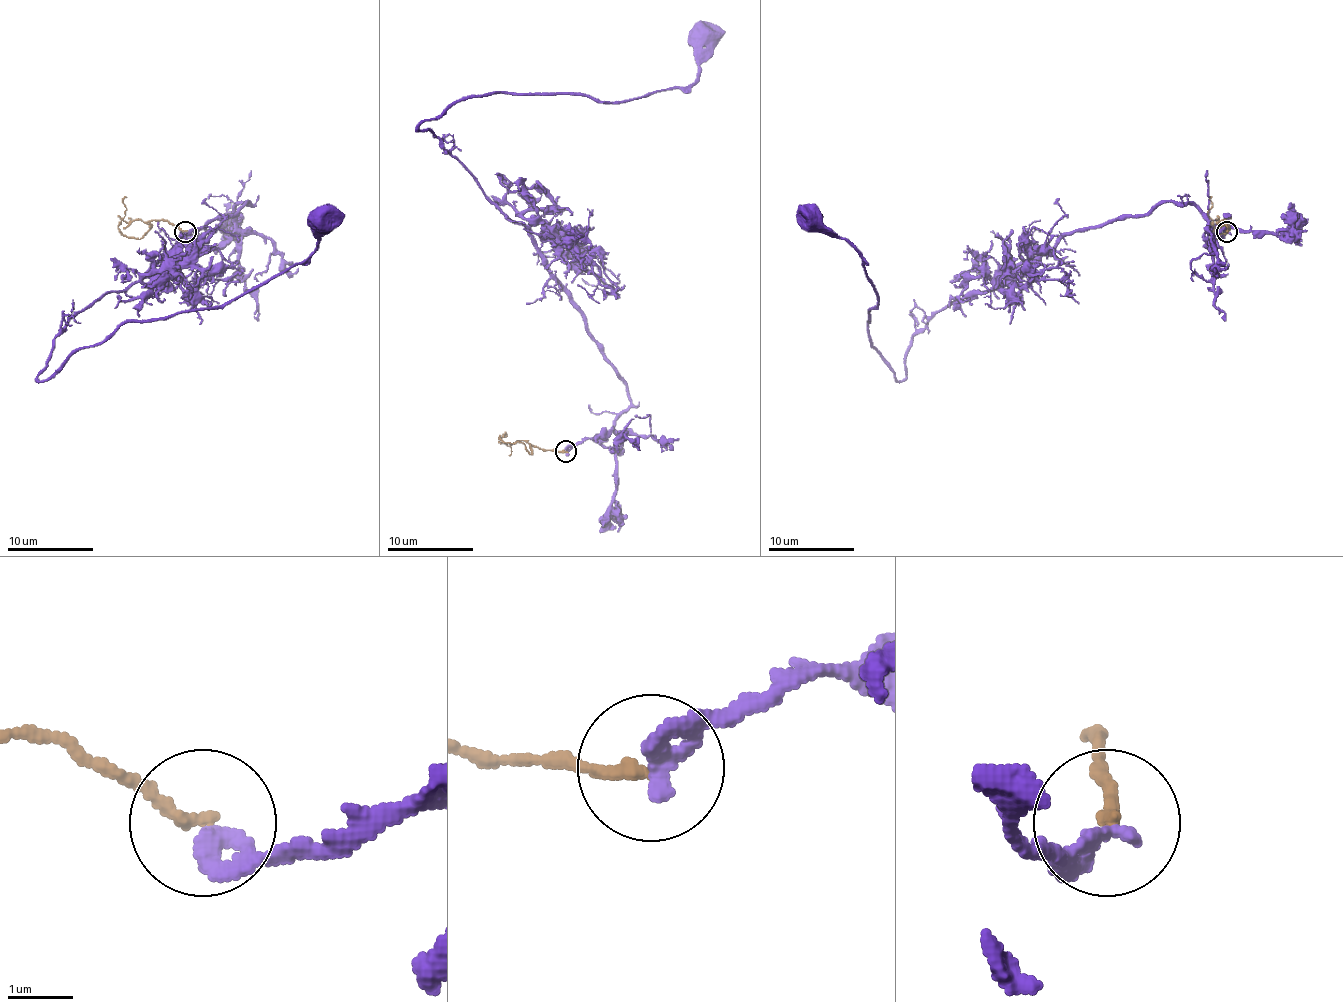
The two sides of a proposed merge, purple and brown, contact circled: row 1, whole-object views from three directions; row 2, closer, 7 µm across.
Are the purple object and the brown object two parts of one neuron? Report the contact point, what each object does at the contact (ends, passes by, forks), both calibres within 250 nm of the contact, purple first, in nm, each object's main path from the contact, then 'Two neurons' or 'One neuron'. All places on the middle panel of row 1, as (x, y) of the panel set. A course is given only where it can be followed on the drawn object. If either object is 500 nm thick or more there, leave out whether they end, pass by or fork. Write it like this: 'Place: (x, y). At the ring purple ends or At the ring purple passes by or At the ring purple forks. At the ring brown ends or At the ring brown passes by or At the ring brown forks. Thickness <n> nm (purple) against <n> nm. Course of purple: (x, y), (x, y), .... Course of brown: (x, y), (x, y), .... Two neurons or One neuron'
Place: (566, 451). At the ring purple ends. At the ring brown ends. Thickness 360 nm (purple) against 200 nm. Course of purple: (566, 450), (620, 446), (626, 382), (534, 236), (418, 126), (502, 92), (611, 103), (689, 88), (706, 23). Course of brown: (566, 450), (547, 450), (534, 446), (530, 453), (521, 442), (506, 442), (500, 438), (506, 435). Two neurons

